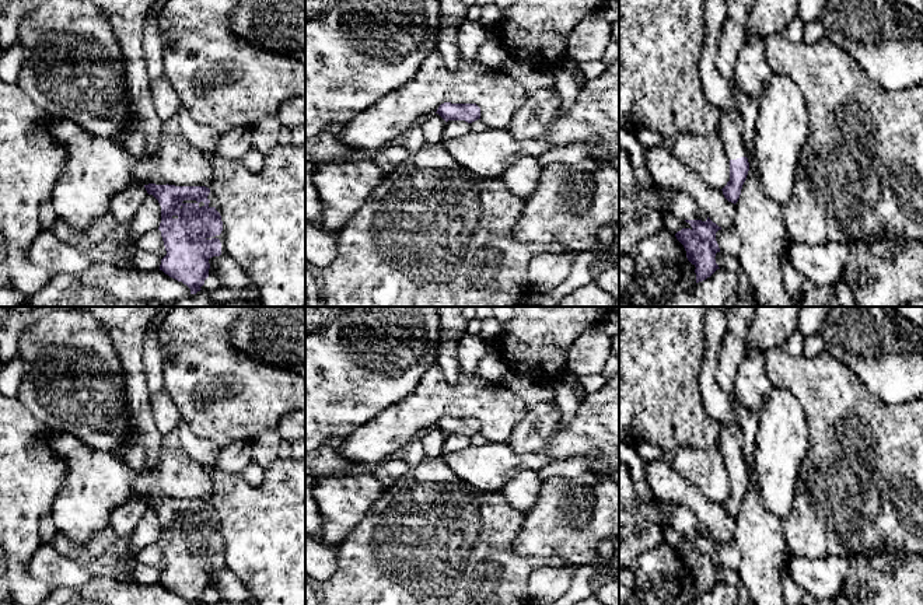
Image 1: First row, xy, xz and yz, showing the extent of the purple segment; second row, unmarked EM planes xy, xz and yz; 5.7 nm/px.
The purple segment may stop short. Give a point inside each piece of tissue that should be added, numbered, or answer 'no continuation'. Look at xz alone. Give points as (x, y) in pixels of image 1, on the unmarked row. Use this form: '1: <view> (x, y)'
no continuation

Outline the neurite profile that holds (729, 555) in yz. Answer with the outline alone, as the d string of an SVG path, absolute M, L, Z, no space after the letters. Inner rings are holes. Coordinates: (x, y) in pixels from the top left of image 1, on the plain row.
M719 543L716 546L716 555L719 557L720 566L737 571L741 563L741 552L737 545L733 543Z

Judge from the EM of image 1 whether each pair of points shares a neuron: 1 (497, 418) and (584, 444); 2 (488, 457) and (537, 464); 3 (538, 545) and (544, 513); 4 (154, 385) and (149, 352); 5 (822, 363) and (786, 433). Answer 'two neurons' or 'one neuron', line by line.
1: two neurons
2: one neuron
3: one neuron
4: one neuron
5: two neurons

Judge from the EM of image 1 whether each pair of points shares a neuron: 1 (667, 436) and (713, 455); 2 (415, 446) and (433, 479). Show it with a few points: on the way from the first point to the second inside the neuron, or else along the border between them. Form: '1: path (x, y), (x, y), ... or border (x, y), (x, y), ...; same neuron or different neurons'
1: border (717, 441), (708, 448), (678, 448), (671, 464); different neurons
2: border (425, 457), (411, 468); different neurons

